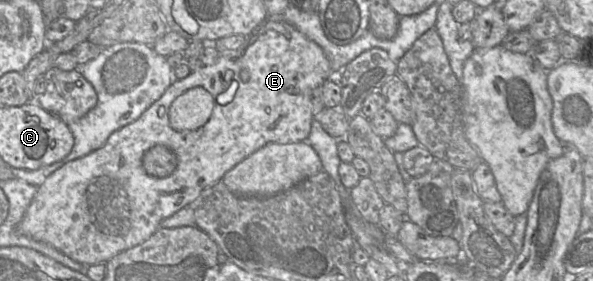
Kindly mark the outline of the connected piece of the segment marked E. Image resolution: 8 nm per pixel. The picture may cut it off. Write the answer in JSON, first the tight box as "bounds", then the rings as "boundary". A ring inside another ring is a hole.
{"bounds":[18,20,335,265],"boundary":[[[266,20],[261,26],[246,36],[244,44],[239,49],[229,53],[220,53],[217,60],[212,65],[203,66],[198,70],[190,72],[187,77],[175,80],[165,90],[162,96],[145,110],[138,119],[113,132],[102,147],[83,157],[67,162],[61,168],[50,174],[38,187],[35,197],[27,208],[23,219],[18,224],[18,231],[30,238],[52,245],[57,250],[83,265],[106,264],[117,254],[139,245],[150,238],[160,227],[161,222],[165,218],[170,217],[181,208],[187,206],[190,202],[195,200],[205,188],[222,180],[227,171],[258,149],[269,143],[288,144],[305,141],[311,132],[311,125],[314,119],[311,93],[316,87],[322,86],[323,83],[331,77],[335,77],[335,75],[332,72],[330,61],[318,44],[309,40],[293,25],[286,21]],[[232,81],[238,83],[238,89],[233,100],[226,105],[216,103],[215,99],[217,96],[224,92]],[[194,87],[203,87],[213,96],[214,108],[212,114],[207,123],[197,130],[176,131],[169,123],[170,106],[178,96]],[[160,107],[165,109],[164,115],[161,117],[158,115]]]}

